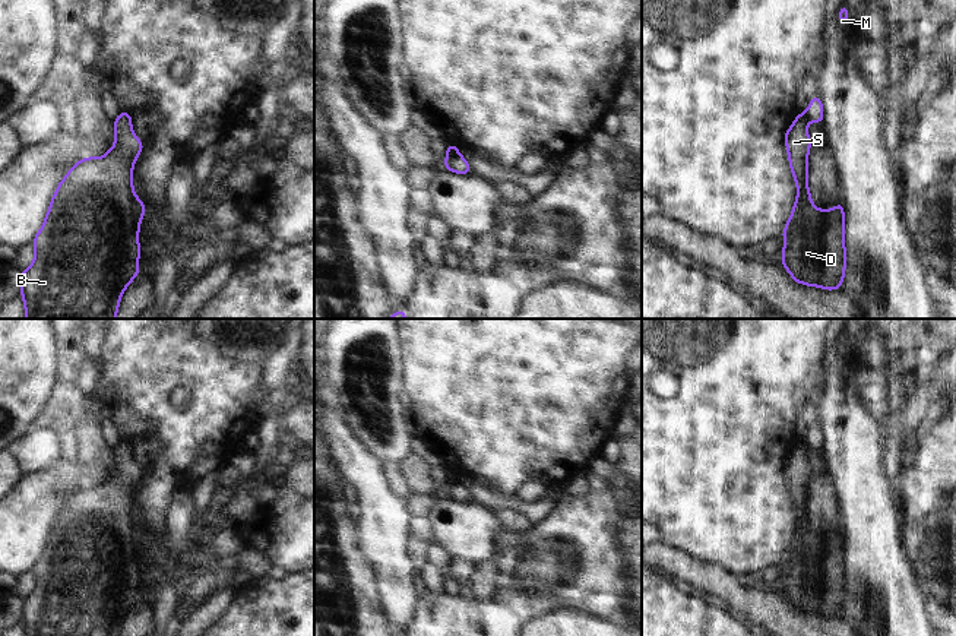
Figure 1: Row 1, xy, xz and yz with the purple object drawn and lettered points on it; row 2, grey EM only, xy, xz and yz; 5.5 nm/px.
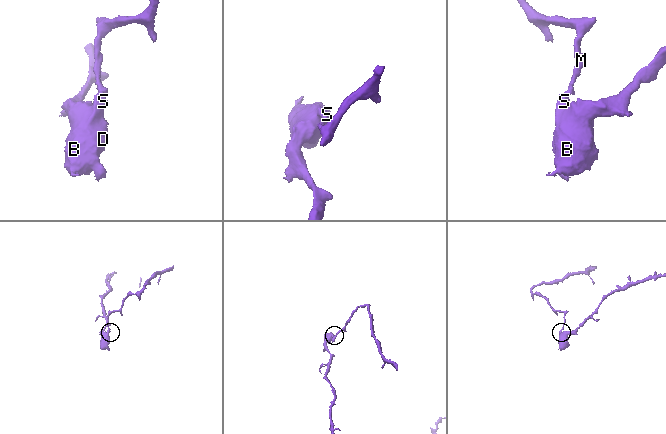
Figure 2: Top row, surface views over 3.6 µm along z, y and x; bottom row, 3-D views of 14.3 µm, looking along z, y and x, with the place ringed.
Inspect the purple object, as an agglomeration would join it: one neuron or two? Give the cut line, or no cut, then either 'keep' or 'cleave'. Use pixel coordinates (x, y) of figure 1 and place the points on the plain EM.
cut xz (458, 478), (446, 486); cleave

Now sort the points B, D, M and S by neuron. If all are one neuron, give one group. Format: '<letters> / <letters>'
B D S / M

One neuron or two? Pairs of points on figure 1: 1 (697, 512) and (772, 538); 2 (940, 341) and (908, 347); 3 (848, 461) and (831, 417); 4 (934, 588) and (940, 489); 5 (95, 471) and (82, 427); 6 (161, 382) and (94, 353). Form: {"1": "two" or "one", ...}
{"1": "one", "2": "one", "3": "one", "4": "one", "5": "one", "6": "two"}

